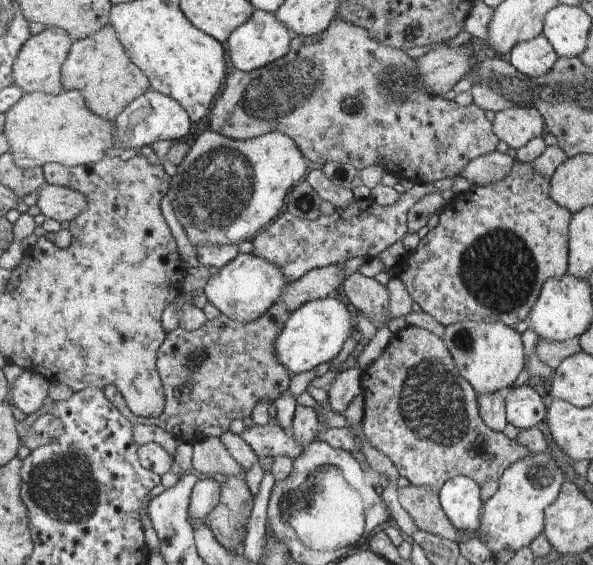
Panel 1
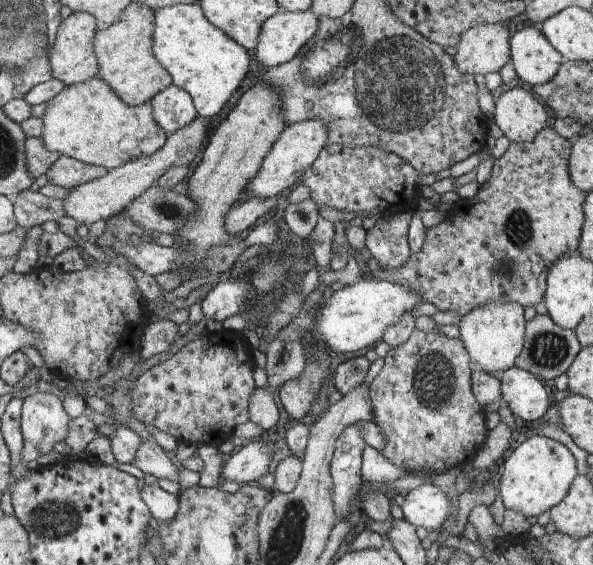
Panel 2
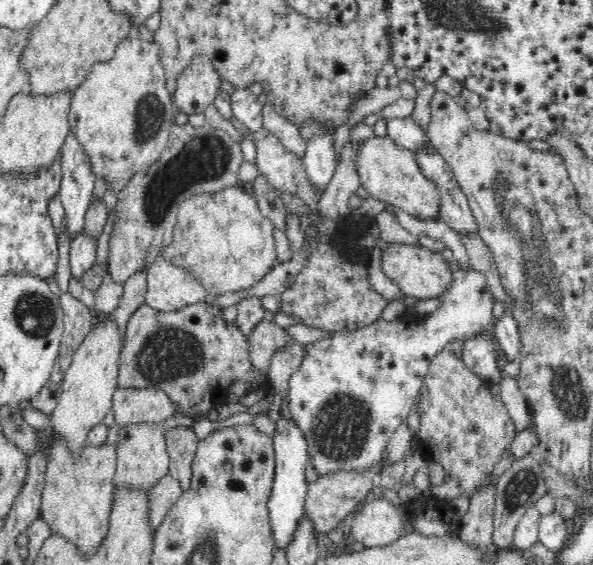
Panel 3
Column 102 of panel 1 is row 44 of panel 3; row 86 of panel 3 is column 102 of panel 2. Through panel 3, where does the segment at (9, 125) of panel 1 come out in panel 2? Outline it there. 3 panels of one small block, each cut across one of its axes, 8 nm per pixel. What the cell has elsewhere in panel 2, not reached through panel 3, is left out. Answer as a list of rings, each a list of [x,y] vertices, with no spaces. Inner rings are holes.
[[[91,77],[89,81],[62,88],[49,102],[42,115],[43,130],[40,134],[46,149],[90,164],[102,166],[106,171],[116,169],[127,161],[153,154],[165,144],[166,131],[155,122],[149,102],[129,106],[111,90],[101,77]]]

